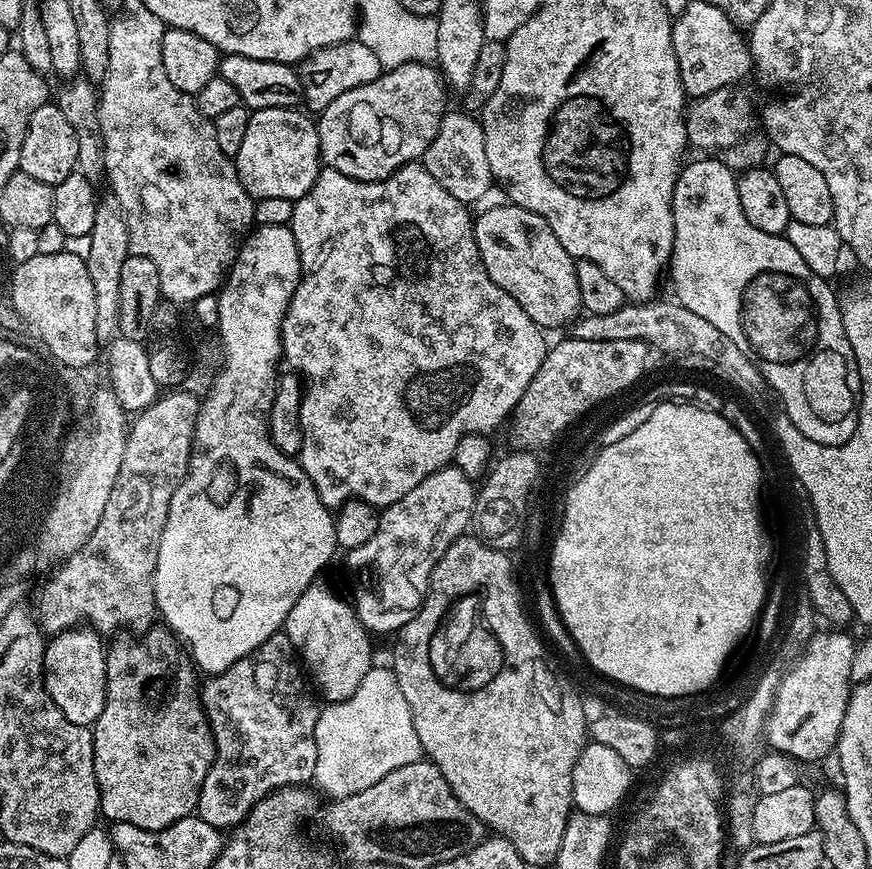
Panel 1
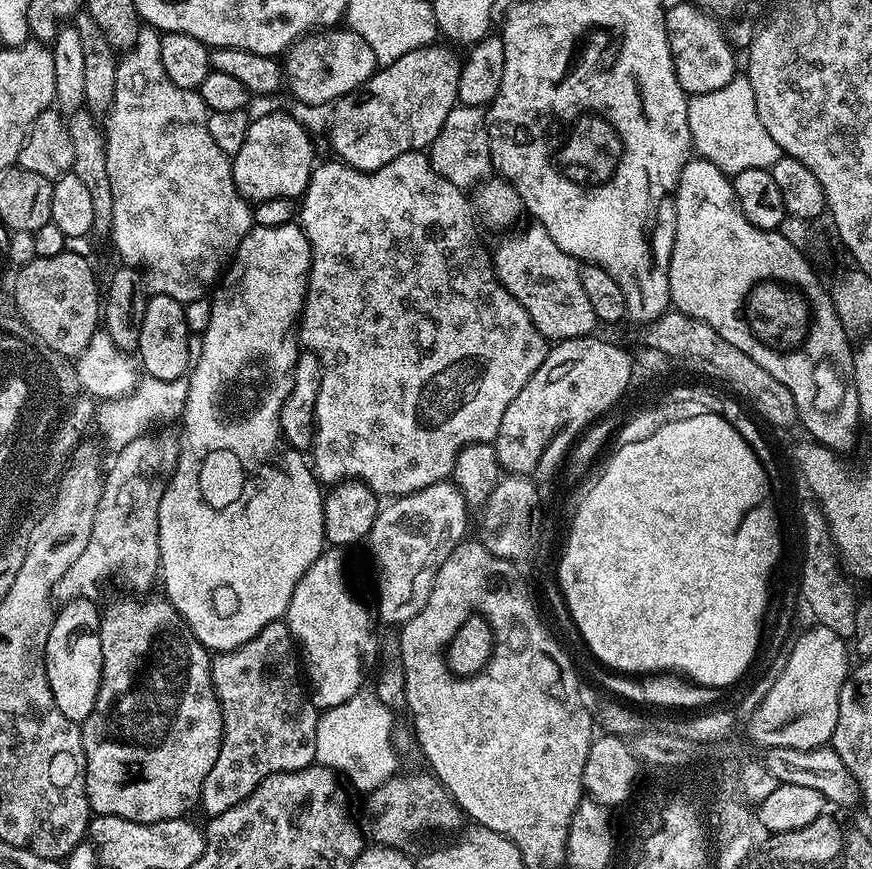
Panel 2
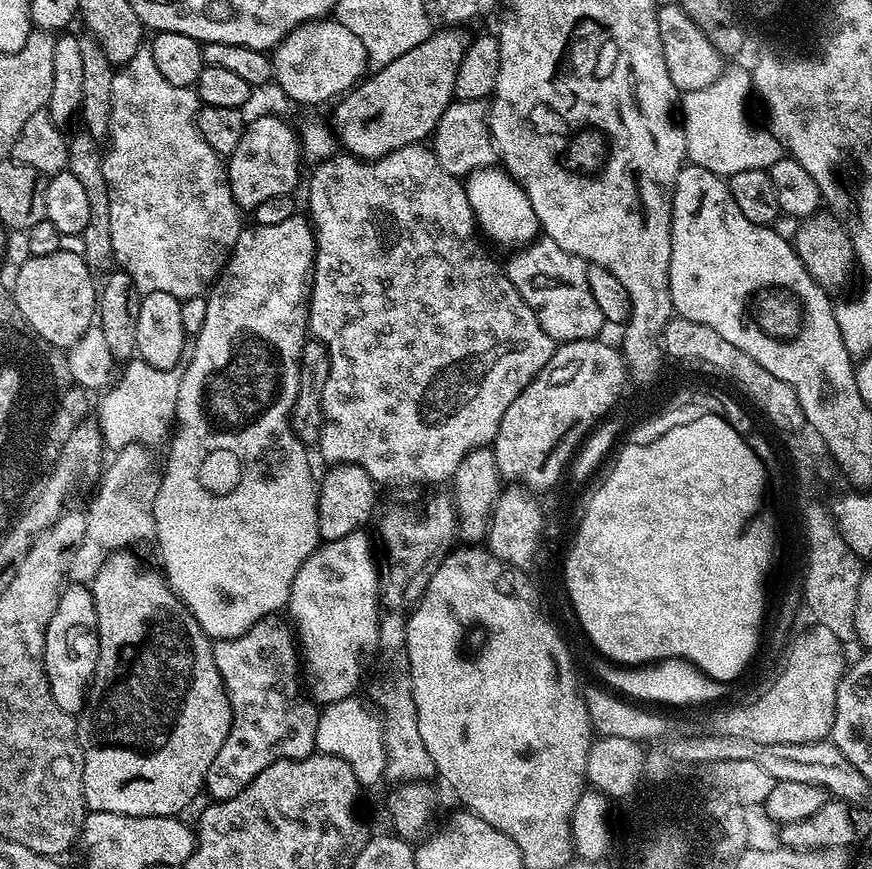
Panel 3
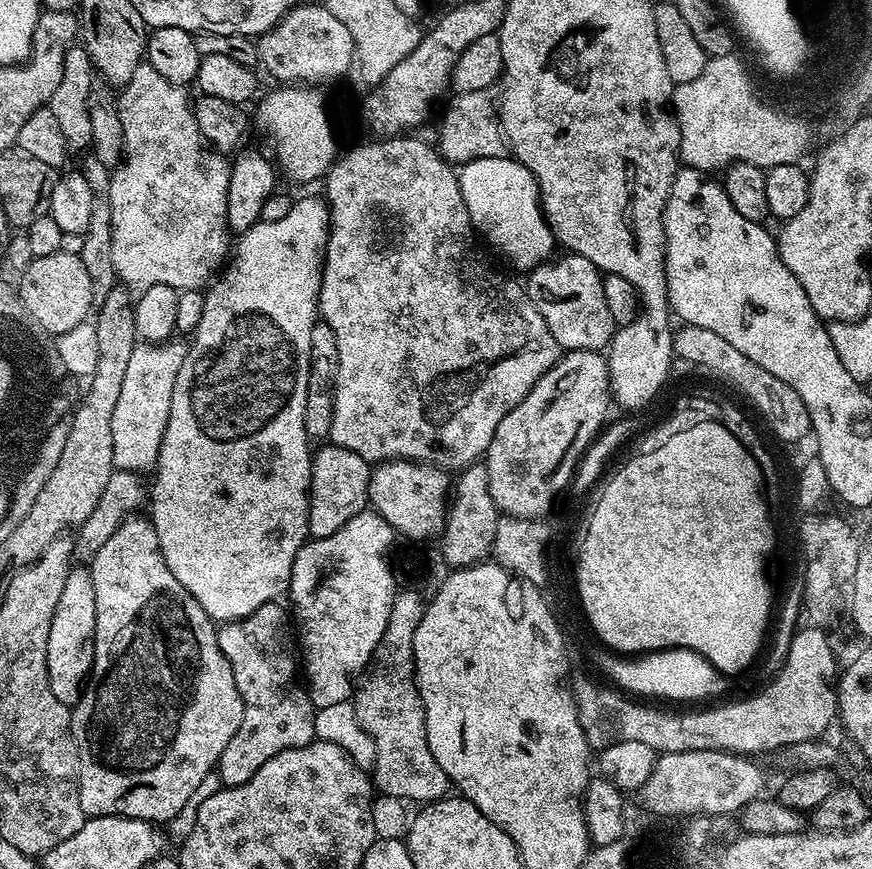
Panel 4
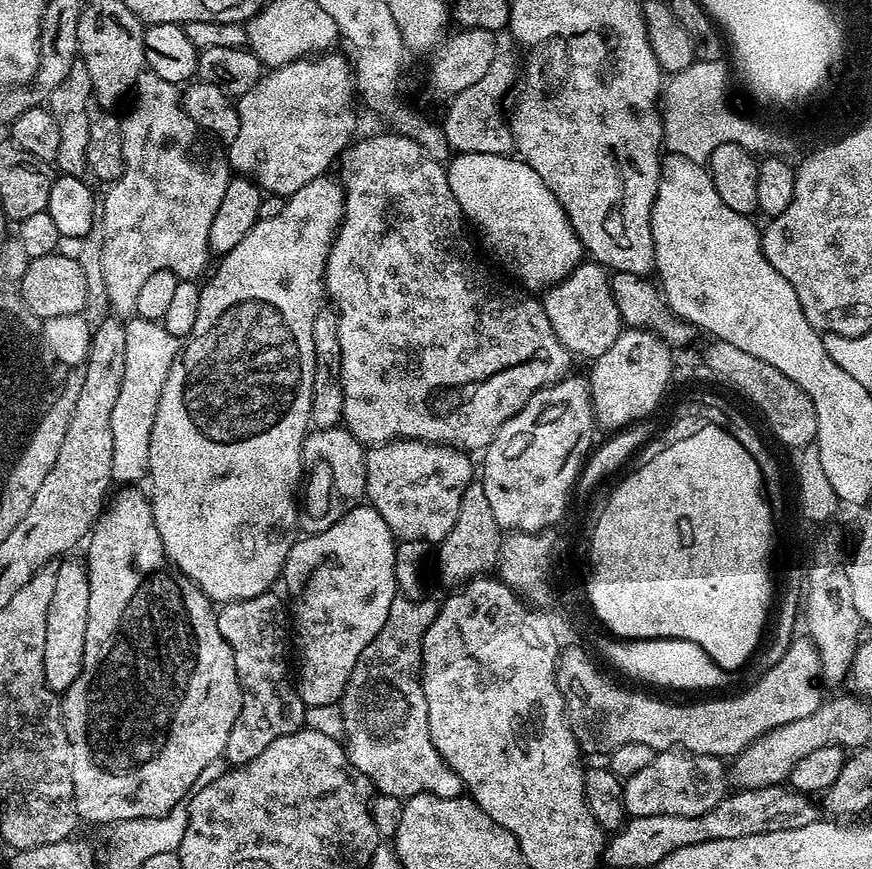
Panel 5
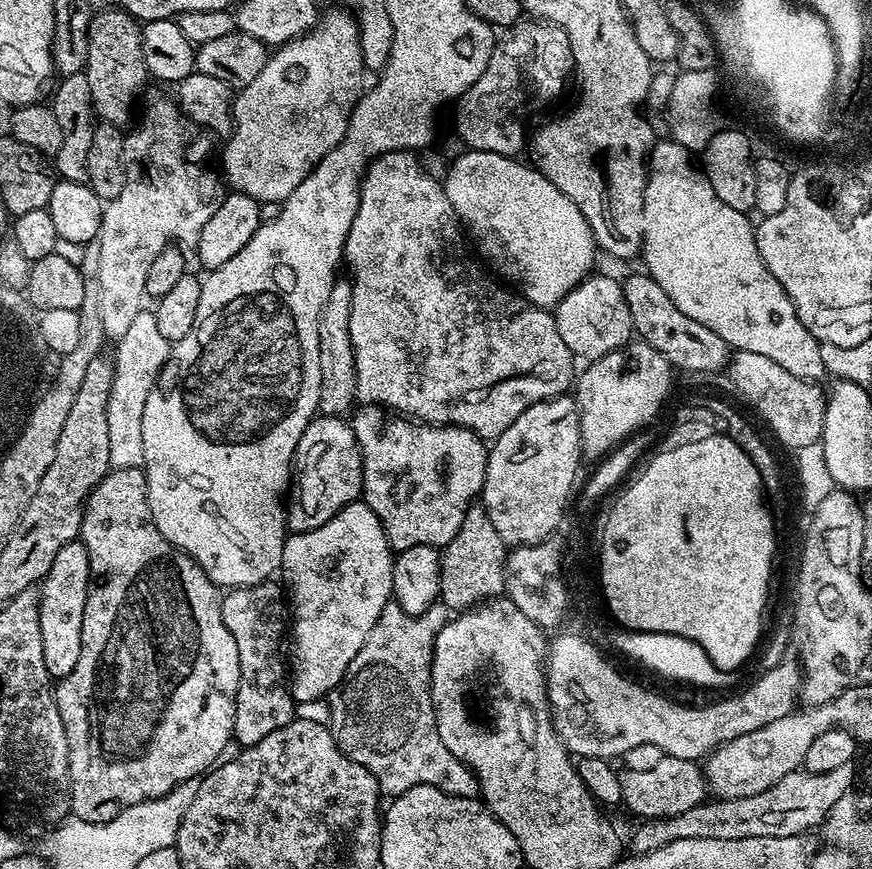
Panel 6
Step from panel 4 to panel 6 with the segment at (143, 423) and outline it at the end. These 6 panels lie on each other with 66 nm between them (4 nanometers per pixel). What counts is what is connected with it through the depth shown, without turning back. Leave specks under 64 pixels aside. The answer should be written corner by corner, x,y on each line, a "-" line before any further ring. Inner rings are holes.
143,308
130,324
126,334
120,336
113,359
115,370
110,398
107,402
109,423
110,460
112,468
137,468
143,465
142,415
150,390
156,384
157,375
164,368
171,345
157,328
155,313

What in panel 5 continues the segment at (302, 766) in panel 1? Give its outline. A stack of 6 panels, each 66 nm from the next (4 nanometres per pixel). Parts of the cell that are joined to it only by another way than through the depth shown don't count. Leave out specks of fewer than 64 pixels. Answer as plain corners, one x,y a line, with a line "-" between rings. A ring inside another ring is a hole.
269,590
249,600
232,600
223,605
216,614
218,630
234,654
234,670
238,674
238,682
242,690
242,710
234,722
234,730
230,730
230,738
226,738
223,754
225,760
232,766
239,766
258,758
258,754
262,754
262,750
266,750
270,742
288,734
294,734
305,727
306,709
300,697
300,689
294,683
294,664
288,661
290,628
289,625
287,628
284,623
287,620
289,623
290,608
287,603
284,605
274,593
275,591

